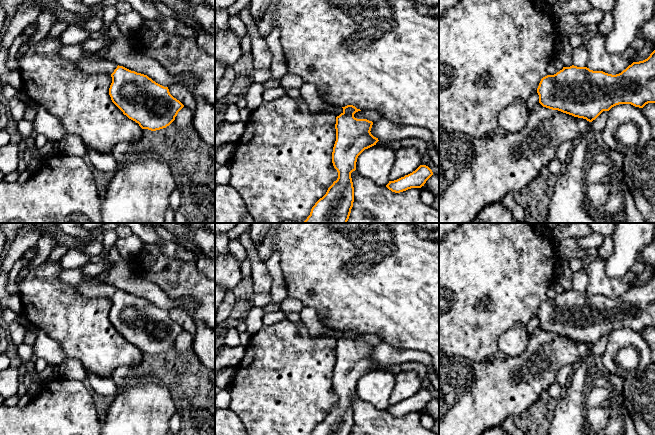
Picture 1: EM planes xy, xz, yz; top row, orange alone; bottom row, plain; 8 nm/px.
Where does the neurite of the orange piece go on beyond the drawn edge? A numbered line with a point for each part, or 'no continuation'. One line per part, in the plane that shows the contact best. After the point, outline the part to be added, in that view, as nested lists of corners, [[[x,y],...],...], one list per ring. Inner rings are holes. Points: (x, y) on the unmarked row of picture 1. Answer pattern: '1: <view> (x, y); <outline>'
1: xy (90, 288); [[[86,280],[76,285],[78,291],[87,297],[106,297],[112,298],[117,292],[114,285],[100,283],[94,280]]]

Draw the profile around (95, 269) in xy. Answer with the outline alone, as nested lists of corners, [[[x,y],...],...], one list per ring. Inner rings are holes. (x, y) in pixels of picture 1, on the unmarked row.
[[[103,259],[95,263],[88,263],[83,268],[81,268],[81,271],[84,276],[93,278],[101,276],[101,274],[107,270],[109,265],[110,263],[106,259]]]

